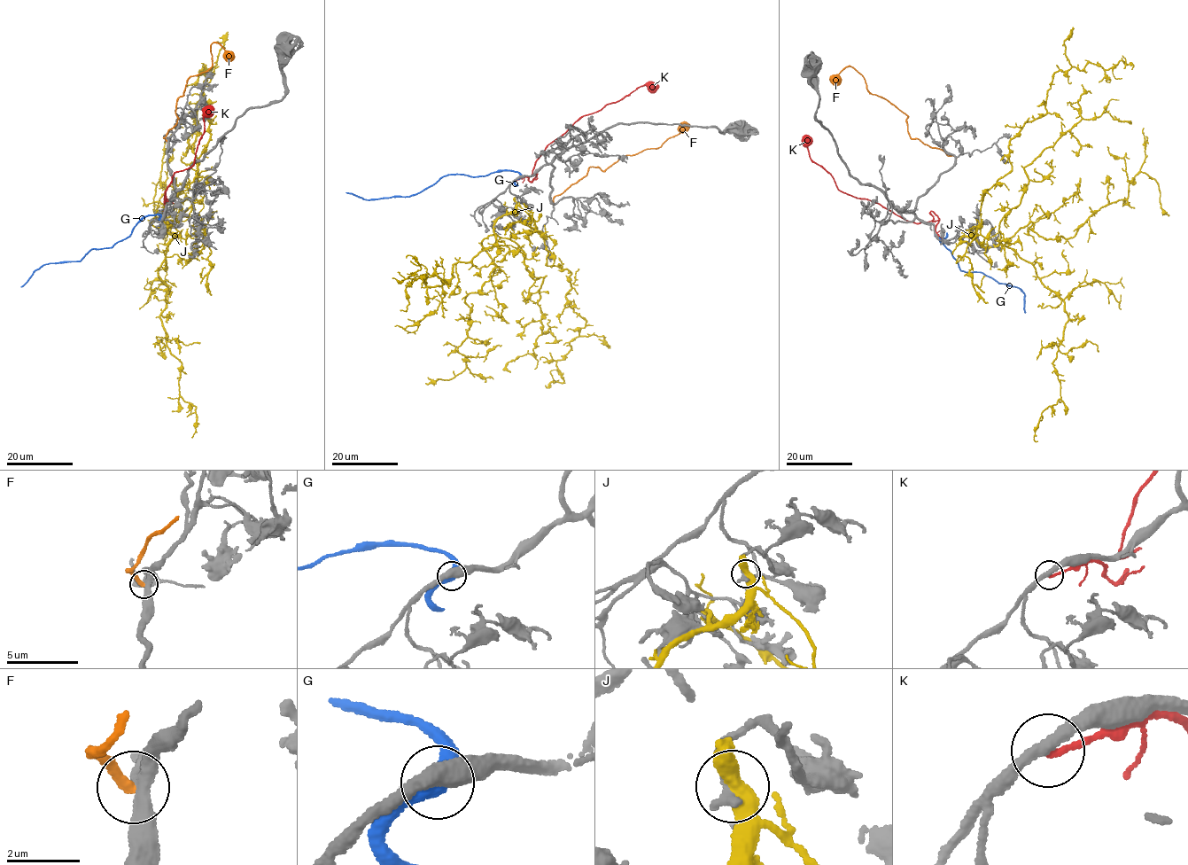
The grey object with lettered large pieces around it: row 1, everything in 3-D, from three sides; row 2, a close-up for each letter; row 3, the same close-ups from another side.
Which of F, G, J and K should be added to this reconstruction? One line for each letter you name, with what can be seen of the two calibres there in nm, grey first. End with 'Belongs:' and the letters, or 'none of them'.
Belongs: none of them

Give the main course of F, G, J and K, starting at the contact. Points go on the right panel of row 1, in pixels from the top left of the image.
F: (956, 158), (910, 137), (907, 116), (887, 100), (869, 92), (864, 78), (852, 67), (845, 67), (834, 84)
G: (938, 237), (935, 236), (958, 261), (961, 270), (981, 272), (998, 282), (1021, 290), (1025, 312)
J: (961, 237), (975, 239), (983, 198), (1011, 169), (1009, 142), (1046, 112), (1055, 73), (1121, 60), (1131, 69)
K: (942, 240), (932, 211), (931, 221), (913, 222), (840, 190), (811, 159), (804, 135)

